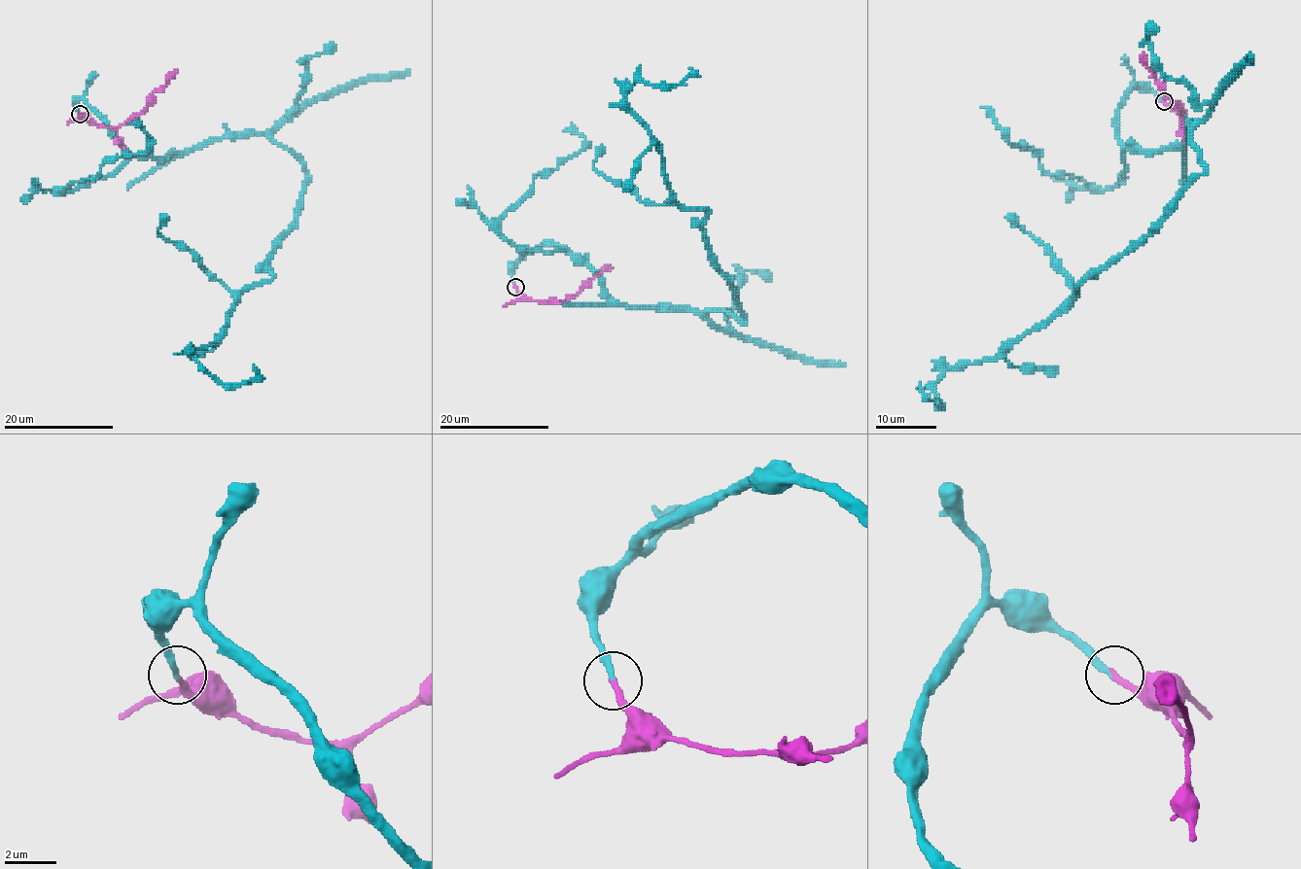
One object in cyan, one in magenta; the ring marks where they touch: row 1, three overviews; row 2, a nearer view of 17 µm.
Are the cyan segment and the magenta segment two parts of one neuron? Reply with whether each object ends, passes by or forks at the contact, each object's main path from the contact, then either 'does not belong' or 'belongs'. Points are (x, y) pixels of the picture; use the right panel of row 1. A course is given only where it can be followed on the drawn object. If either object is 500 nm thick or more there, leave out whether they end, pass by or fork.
cyan ends there; magenta ends there; cyan runs (1164, 102), (1136, 85), (1118, 140), (1193, 126), (1204, 173), (1047, 320), (948, 369), (940, 405), (919, 383); magenta runs (1164, 102), (1180, 117), (1177, 106), (1146, 66), (1142, 52); belongs

